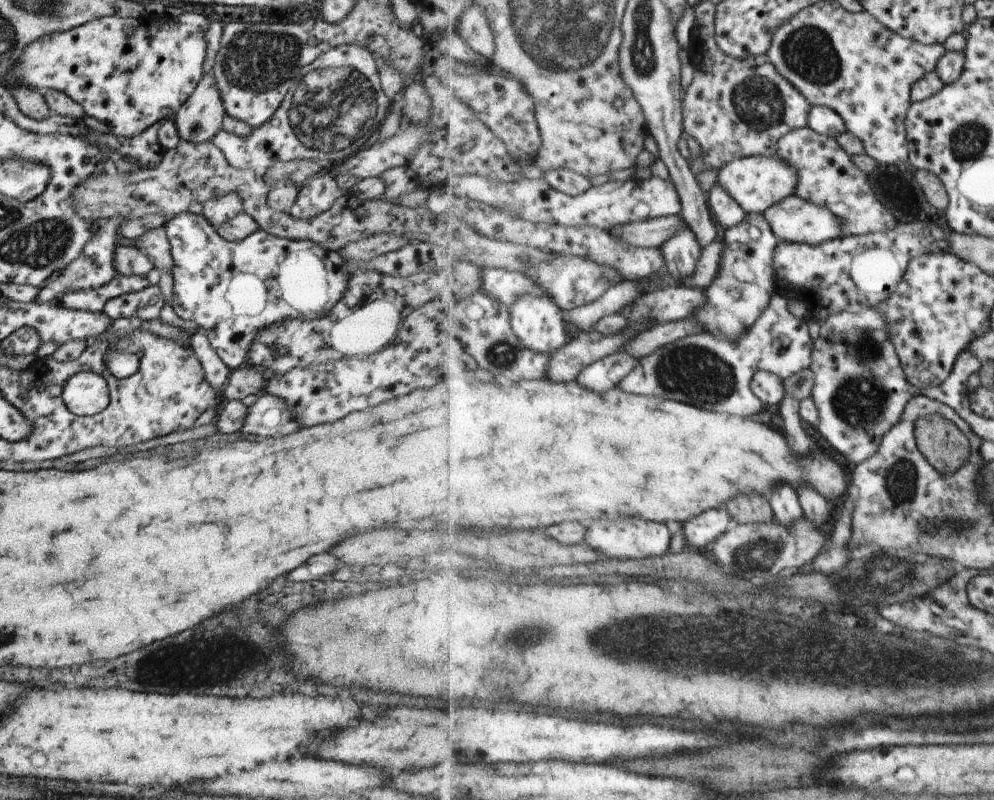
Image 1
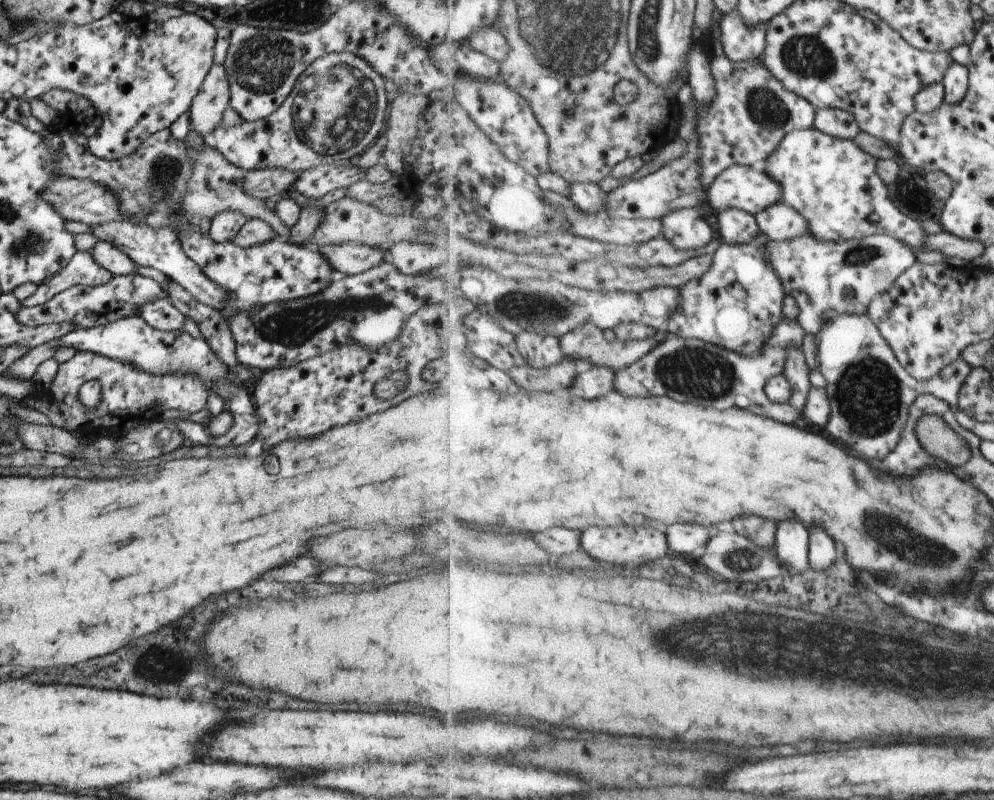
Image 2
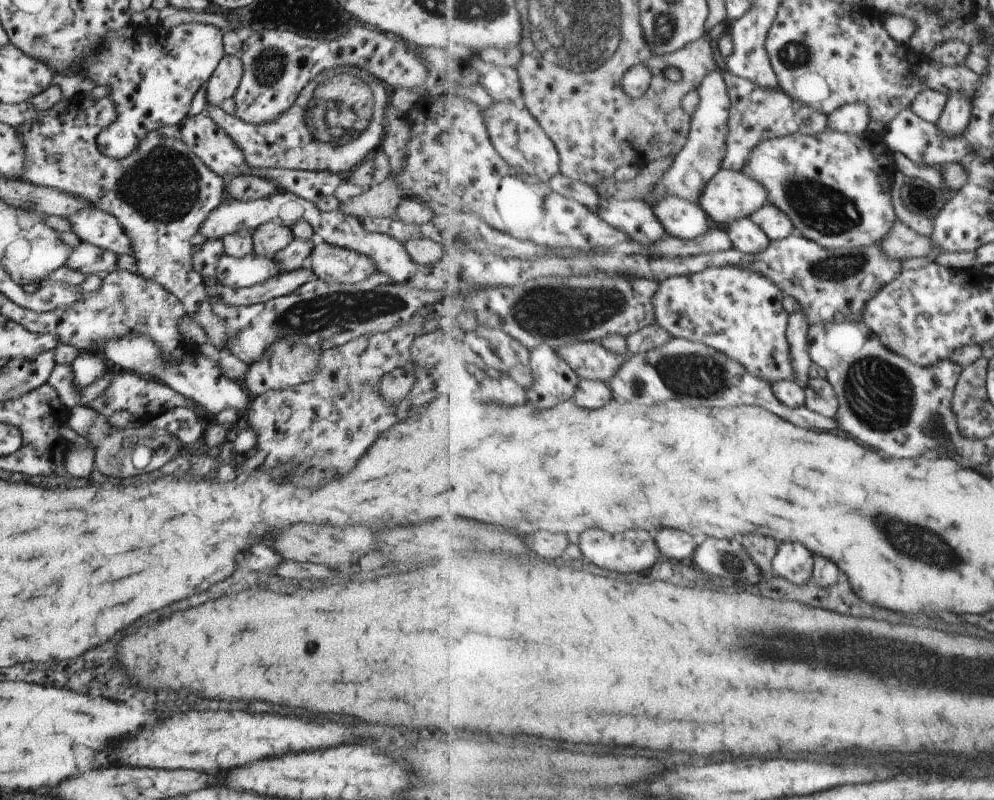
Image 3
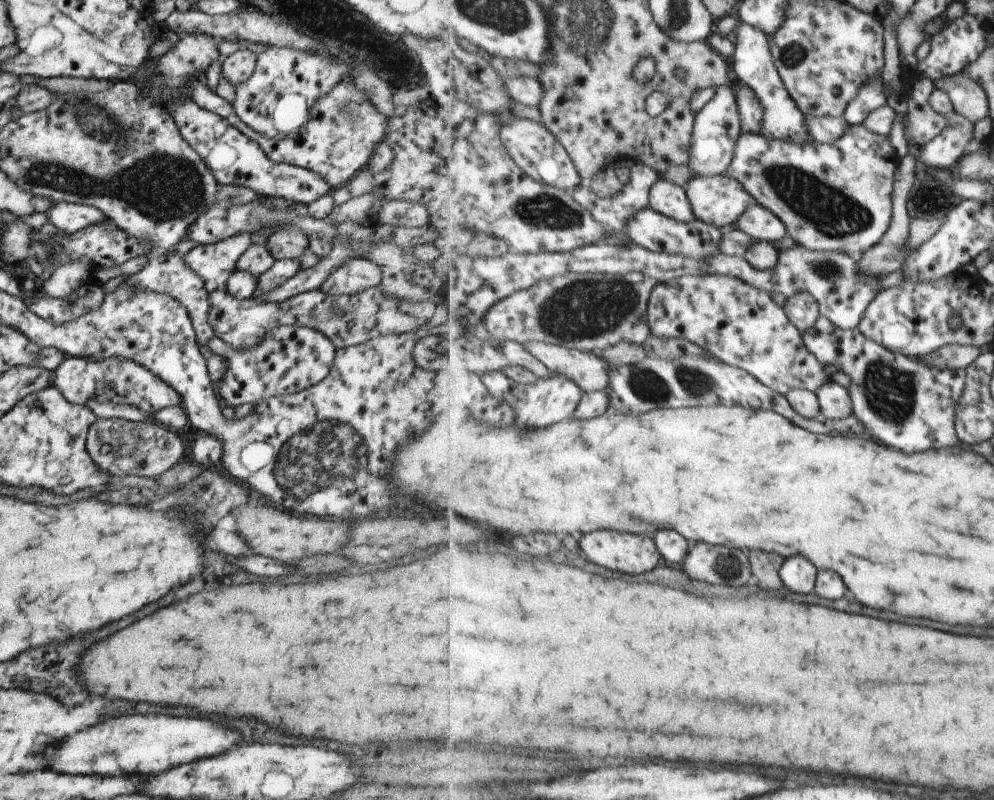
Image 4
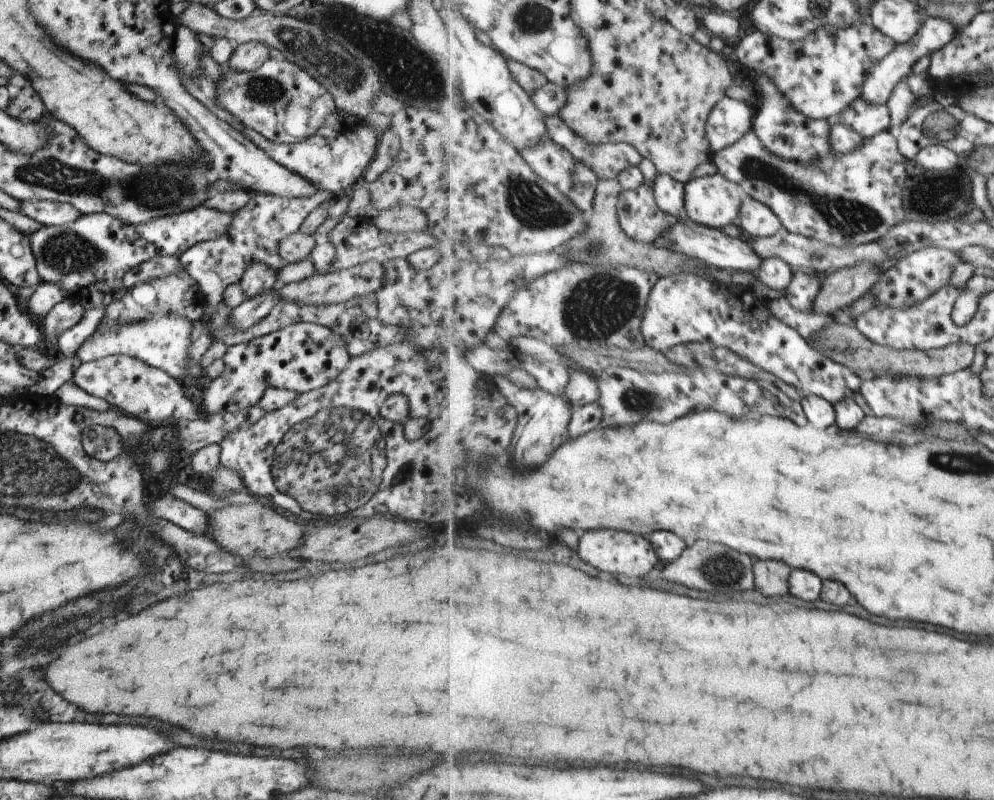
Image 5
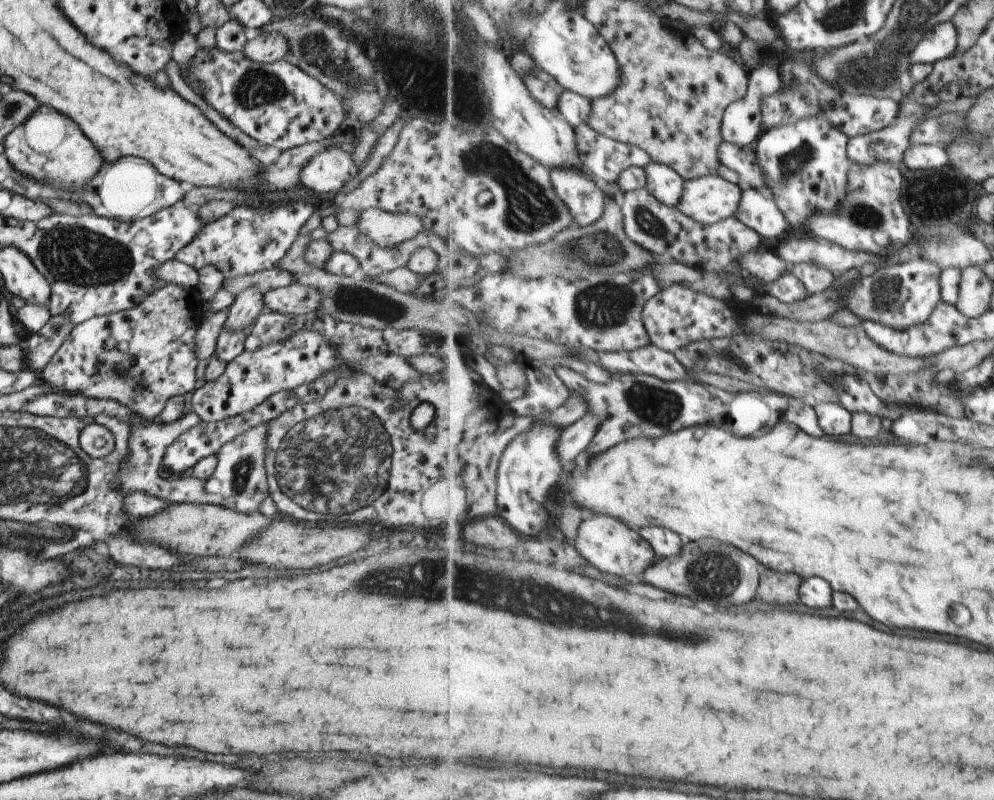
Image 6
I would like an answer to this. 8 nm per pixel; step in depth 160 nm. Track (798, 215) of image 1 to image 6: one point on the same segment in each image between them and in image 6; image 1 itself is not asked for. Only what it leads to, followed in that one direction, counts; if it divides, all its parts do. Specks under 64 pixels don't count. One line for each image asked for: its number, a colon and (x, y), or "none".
2: (780, 221)
3: (777, 225)
4: (759, 222)
5: (756, 219)
6: (758, 209)

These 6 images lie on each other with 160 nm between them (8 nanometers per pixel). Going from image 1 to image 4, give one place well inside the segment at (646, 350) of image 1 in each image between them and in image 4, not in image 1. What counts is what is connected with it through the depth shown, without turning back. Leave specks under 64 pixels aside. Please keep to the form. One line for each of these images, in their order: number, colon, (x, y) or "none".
2: (587, 343)
3: (590, 360)
4: (590, 373)

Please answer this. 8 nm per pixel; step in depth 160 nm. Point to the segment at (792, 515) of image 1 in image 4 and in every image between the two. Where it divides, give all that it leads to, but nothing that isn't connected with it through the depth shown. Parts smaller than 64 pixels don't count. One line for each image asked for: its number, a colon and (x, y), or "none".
2: (792, 548)
3: (795, 563)
4: (799, 575)

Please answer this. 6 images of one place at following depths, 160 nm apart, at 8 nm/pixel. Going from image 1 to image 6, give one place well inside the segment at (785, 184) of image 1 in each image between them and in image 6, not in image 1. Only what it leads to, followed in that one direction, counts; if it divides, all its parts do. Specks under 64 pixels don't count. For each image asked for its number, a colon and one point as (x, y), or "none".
2: (742, 187)
3: (730, 195)
4: (720, 200)
5: (714, 201)
6: (711, 199)

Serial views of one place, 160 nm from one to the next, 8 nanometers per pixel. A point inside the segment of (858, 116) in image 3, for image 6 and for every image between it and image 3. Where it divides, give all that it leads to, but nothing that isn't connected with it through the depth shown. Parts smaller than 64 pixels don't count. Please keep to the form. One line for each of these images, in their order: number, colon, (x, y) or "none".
4: (871, 97)
5: (936, 33)
6: (941, 42)

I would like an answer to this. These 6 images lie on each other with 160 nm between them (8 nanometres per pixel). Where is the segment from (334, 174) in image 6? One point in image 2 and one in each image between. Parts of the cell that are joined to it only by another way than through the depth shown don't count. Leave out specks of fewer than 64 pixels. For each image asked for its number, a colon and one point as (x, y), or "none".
2: (338, 129)
3: (345, 133)
4: (342, 131)
5: (331, 159)

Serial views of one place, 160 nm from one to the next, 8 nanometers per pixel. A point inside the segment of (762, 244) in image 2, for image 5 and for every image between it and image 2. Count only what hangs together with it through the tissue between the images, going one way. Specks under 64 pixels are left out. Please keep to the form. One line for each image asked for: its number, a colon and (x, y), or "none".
3: (738, 312)
4: (735, 321)
5: (685, 308)

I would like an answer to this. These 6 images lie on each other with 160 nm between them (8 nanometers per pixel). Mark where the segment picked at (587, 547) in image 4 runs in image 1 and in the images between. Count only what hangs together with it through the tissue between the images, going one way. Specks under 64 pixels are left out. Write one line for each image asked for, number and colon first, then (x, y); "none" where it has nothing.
1: (627, 539)
2: (625, 546)
3: (633, 552)

